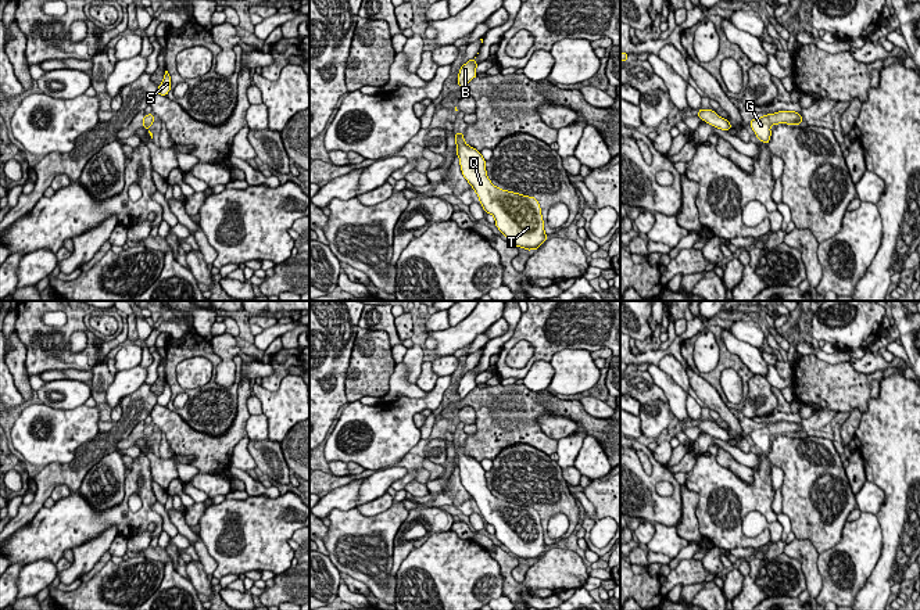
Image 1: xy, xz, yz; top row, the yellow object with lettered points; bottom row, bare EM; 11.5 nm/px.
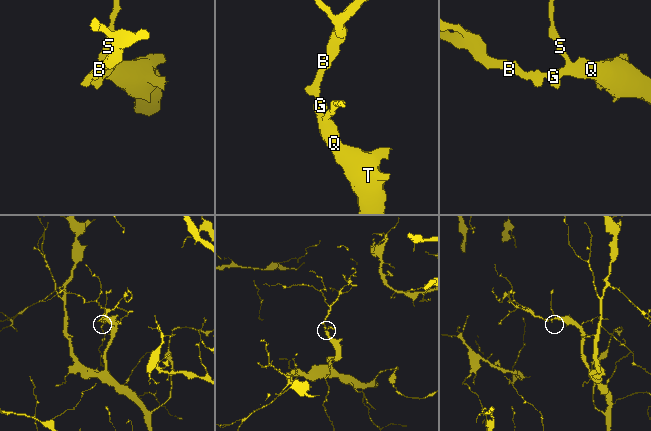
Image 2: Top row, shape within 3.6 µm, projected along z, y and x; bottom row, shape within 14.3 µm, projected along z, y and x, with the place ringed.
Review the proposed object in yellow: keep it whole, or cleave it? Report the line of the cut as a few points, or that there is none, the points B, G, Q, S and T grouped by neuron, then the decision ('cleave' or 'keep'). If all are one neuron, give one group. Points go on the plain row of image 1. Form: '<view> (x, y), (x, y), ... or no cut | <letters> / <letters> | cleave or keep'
no cut | B G Q S T | keep

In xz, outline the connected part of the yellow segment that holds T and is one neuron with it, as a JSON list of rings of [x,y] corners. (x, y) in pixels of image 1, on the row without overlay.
[[[455,444],[455,453],[462,485],[476,502],[483,520],[494,527],[500,542],[515,557],[537,560],[548,549],[538,512],[495,498],[487,488],[480,462],[465,453],[463,444]]]

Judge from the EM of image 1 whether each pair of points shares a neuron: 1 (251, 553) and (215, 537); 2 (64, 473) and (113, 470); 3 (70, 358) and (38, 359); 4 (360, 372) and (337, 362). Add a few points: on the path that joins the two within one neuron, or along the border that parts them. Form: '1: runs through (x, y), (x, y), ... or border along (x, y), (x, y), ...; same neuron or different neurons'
1: runs through (239, 555), (228, 558), (217, 553), (214, 549); same neuron
2: border along (115, 451), (104, 455), (88, 472), (78, 490); different neurons
3: runs through (61, 358), (46, 358); same neuron
4: border along (355, 334), (350, 365), (346, 372), (347, 399); different neurons

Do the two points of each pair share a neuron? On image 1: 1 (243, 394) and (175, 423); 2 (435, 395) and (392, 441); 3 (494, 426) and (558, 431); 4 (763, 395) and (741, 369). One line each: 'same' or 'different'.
1: same
2: same
3: different
4: different

